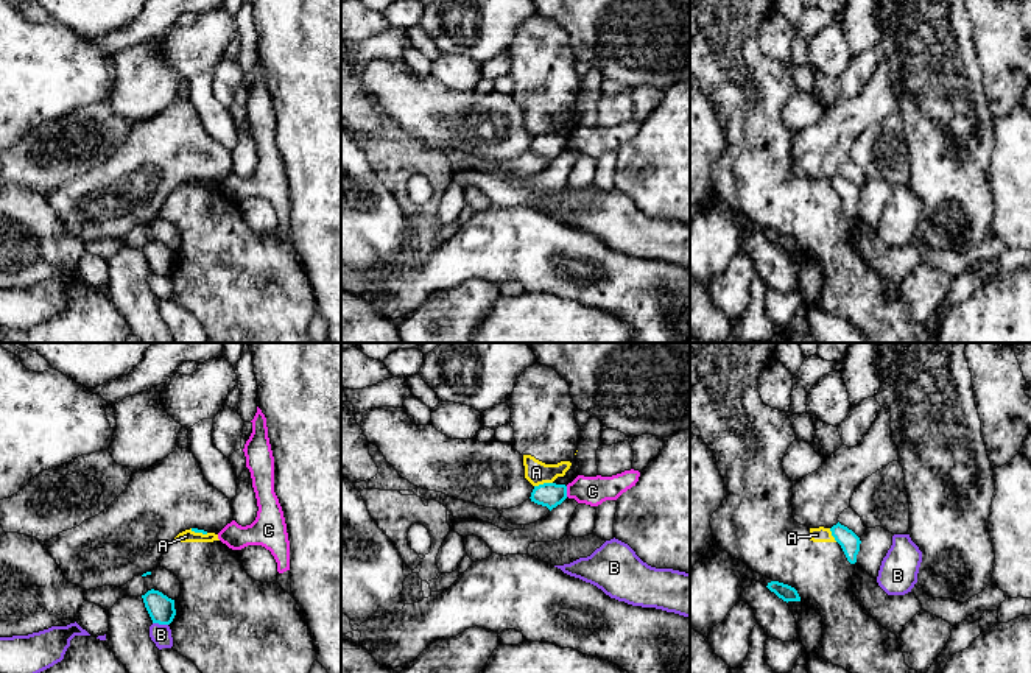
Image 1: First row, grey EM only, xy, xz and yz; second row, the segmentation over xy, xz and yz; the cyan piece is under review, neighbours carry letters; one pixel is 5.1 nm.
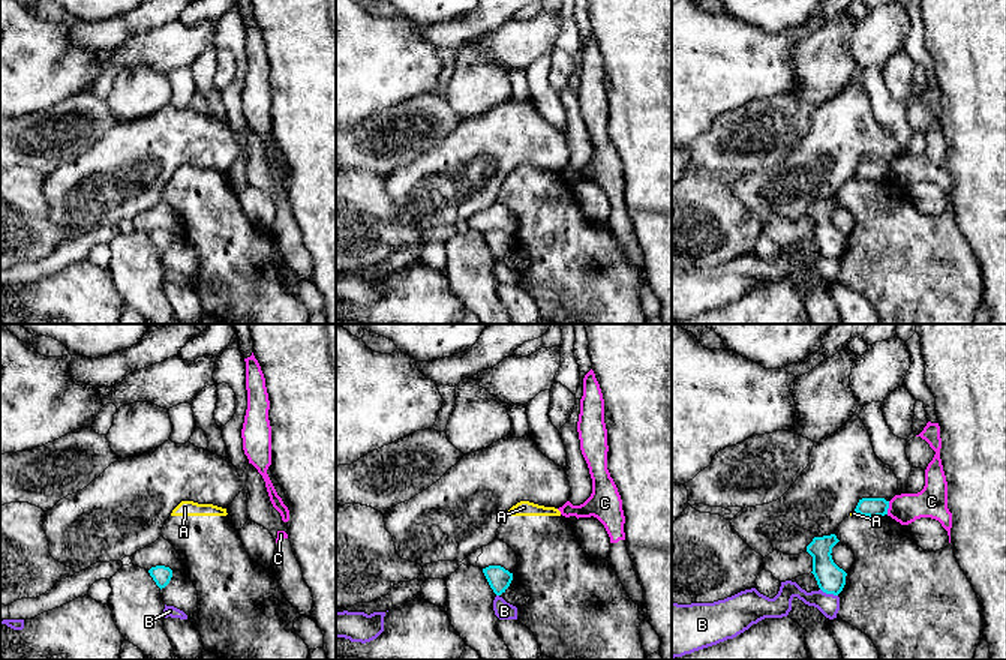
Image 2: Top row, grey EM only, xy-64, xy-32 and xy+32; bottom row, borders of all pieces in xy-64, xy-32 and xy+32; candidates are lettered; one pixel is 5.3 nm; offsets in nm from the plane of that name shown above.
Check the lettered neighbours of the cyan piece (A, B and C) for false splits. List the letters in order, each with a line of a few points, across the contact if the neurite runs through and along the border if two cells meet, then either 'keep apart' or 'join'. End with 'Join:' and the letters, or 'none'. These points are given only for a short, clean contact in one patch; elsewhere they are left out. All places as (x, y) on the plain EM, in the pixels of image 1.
A: line xz (552, 133), (534, 137); keep apart
B: line xy (153, 273), (167, 276); keep apart
C: line xz (566, 137), (567, 147); keep apart
Join: none

